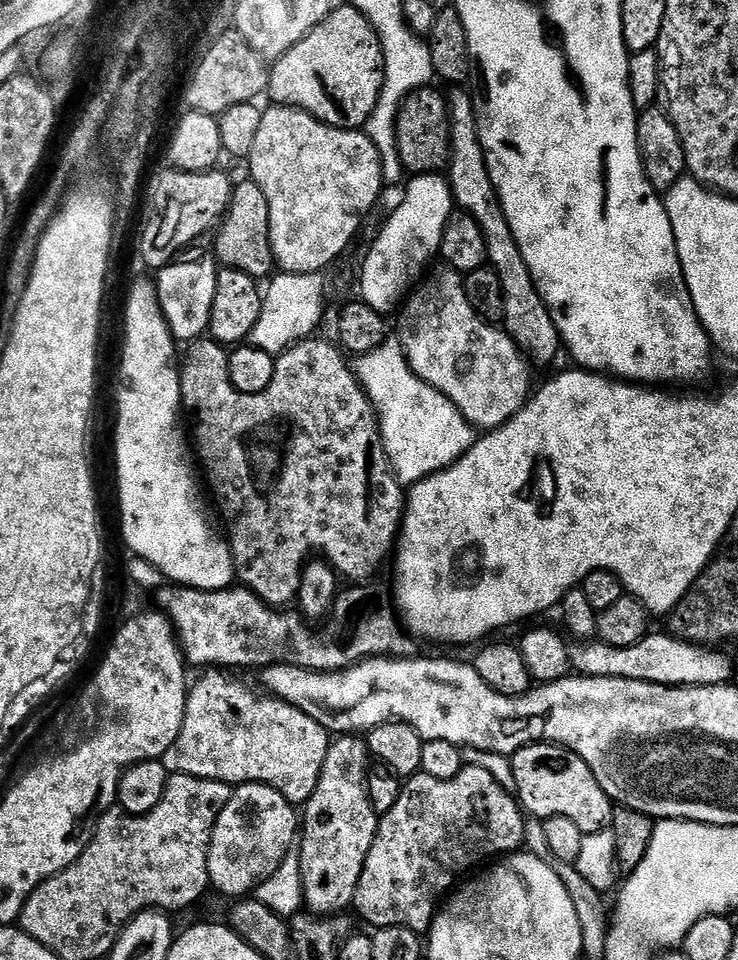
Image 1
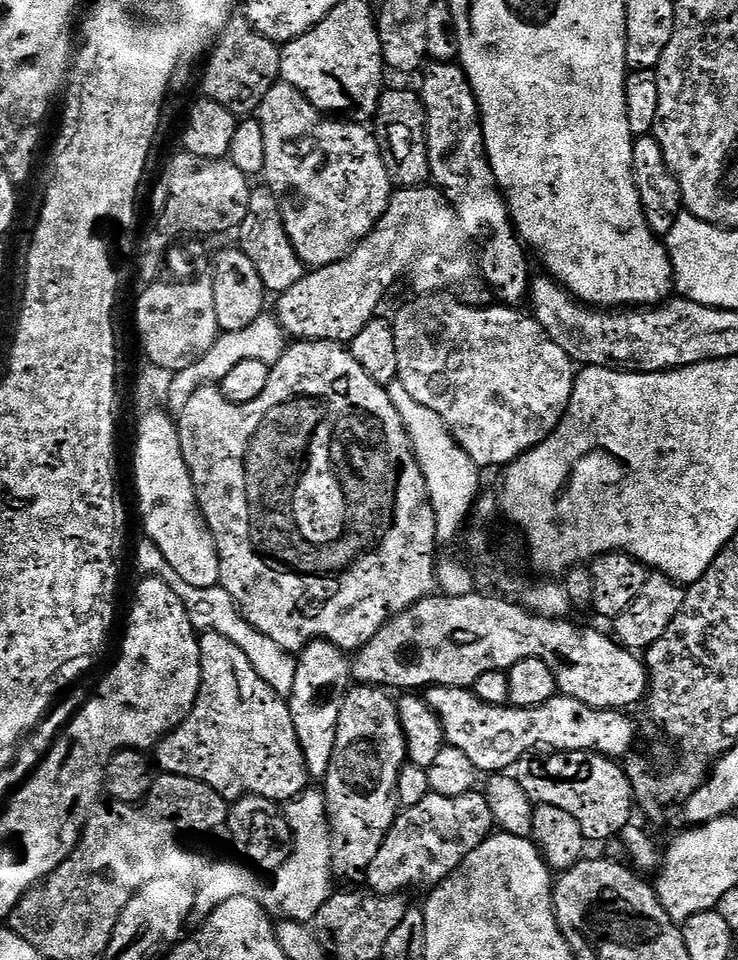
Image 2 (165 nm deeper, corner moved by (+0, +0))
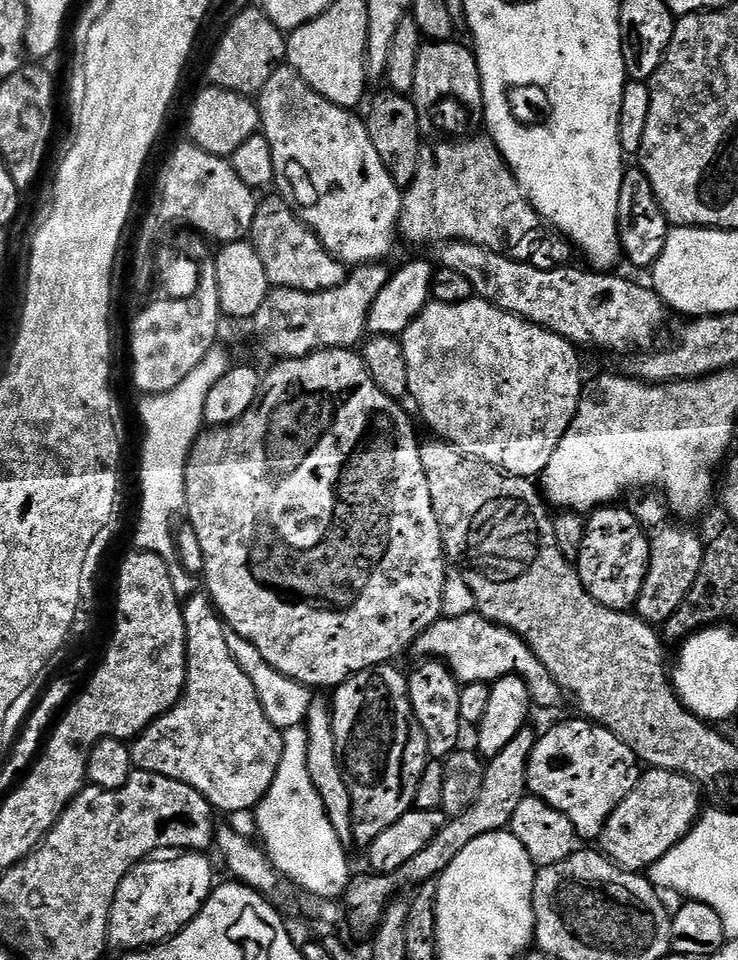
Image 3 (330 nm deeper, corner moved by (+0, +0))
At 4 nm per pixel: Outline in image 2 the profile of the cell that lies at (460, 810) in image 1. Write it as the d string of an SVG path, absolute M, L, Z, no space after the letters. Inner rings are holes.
M429 791L427 795L397 815L374 862L370 862L367 887L378 896L395 896L407 893L407 888L427 889L439 884L493 831L490 806L483 791L457 796Z

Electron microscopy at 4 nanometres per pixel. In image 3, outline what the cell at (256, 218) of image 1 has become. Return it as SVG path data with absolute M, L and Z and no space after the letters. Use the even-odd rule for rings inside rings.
M272 194L269 200L261 199L256 205L256 213L252 219L252 231L250 242L262 262L262 270L266 272L266 278L272 288L293 288L303 292L321 292L330 290L341 284L346 275L346 266L341 260L335 260L322 246L319 238L312 233L304 223L296 217L287 200L279 195Z

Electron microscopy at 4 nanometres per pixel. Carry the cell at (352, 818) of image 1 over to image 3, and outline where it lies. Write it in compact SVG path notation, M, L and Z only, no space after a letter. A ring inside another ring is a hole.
M391 663L377 664L374 668L359 672L335 689L330 696L337 762L352 803L353 838L361 846L372 844L374 838L378 838L378 834L386 830L386 826L398 822L402 814L413 811L417 803L416 795L420 792L420 783L424 780L424 771L430 763L426 738L410 706L407 675L392 667L396 666Z

